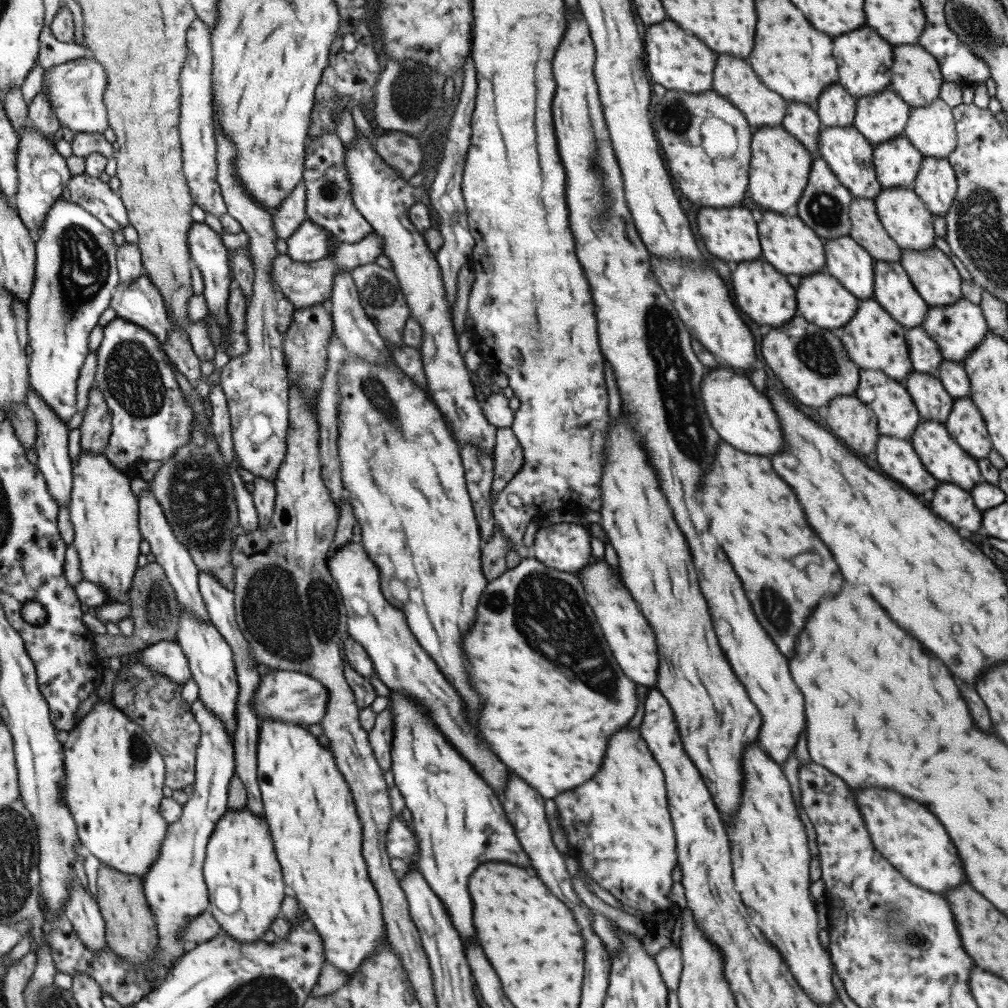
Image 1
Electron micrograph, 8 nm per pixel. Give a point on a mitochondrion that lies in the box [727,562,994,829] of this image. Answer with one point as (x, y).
(775, 609)

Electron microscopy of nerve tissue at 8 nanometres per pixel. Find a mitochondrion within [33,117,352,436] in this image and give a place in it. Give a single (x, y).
(133, 377)

